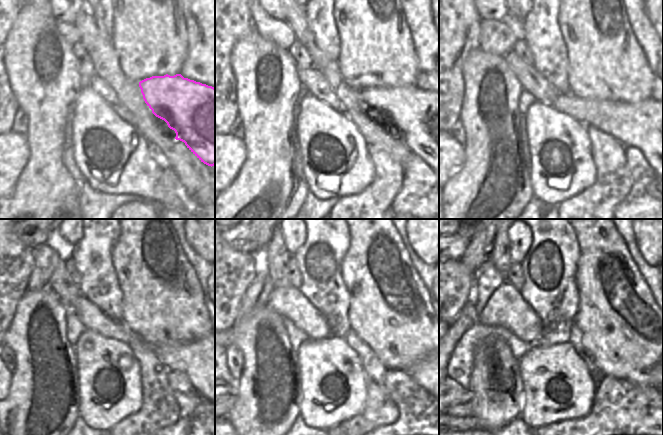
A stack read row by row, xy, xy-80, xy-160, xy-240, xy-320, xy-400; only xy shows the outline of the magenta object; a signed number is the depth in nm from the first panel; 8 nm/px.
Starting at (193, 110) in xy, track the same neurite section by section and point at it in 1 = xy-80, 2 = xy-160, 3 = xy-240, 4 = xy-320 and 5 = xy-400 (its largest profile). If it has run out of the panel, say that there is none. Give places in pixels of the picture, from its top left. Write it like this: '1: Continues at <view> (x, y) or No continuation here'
1: Continues at xy-80 (418, 117)
2: Continues at xy-160 (642, 125)
3: Continues at xy-240 (194, 359)
4: Continues at xy-320 (288, 302)
5: Continues at xy-400 (506, 308)

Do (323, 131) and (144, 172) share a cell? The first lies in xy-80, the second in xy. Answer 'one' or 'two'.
one

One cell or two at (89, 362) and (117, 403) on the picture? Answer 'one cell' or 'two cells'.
one cell

